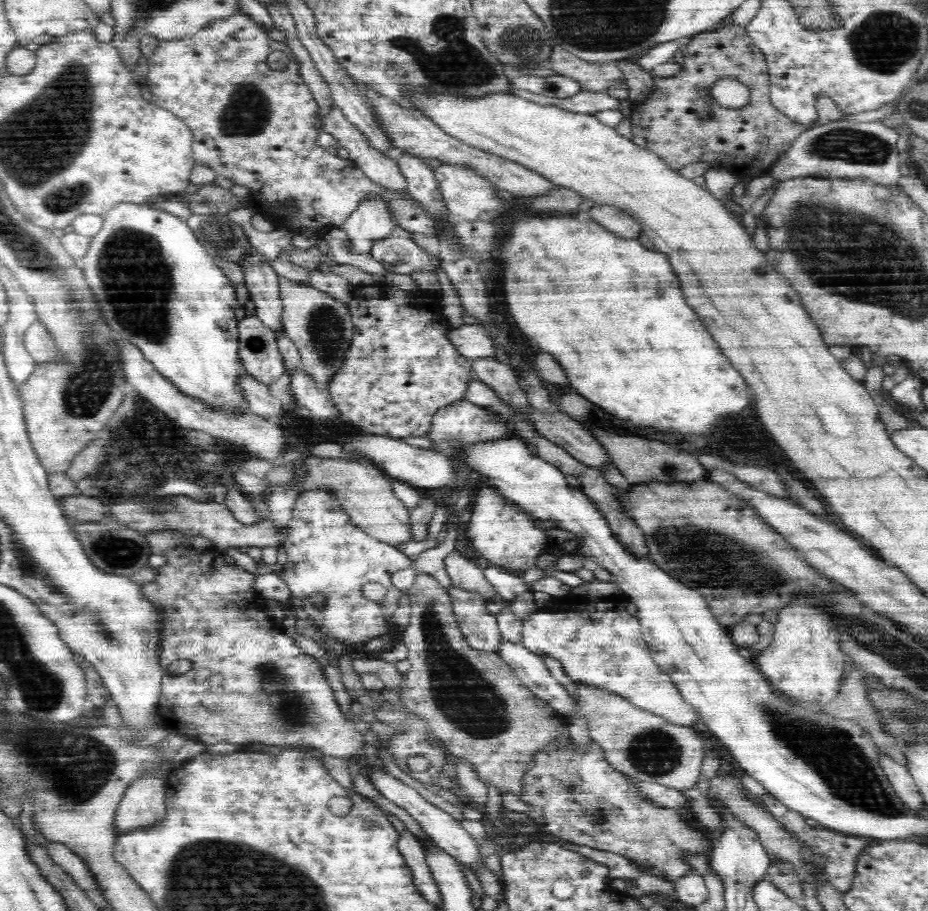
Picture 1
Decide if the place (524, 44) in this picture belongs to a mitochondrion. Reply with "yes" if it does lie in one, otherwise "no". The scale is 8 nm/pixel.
yes

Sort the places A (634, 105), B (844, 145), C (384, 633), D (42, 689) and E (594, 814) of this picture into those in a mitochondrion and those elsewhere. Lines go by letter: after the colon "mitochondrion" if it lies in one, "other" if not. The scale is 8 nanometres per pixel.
A: other
B: mitochondrion
C: mitochondrion
D: mitochondrion
E: mitochondrion

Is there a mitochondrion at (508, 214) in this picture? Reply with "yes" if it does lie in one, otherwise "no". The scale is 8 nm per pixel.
no

